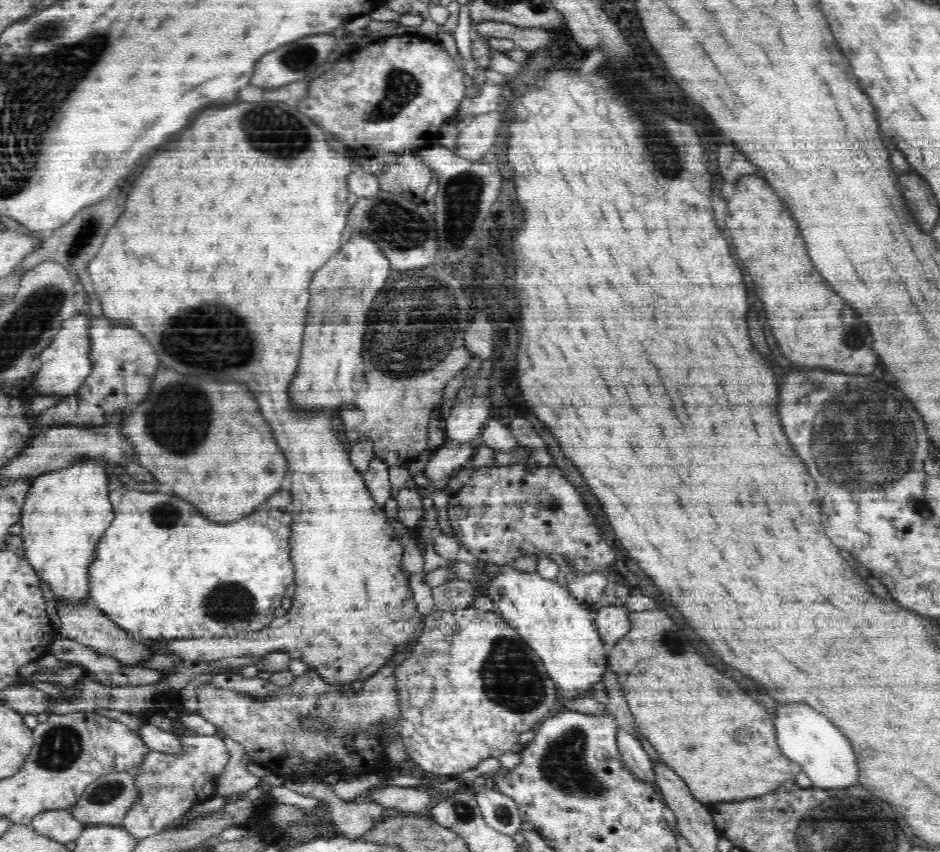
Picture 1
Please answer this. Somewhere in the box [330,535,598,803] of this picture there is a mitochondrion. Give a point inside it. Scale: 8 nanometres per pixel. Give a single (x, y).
(510, 677)

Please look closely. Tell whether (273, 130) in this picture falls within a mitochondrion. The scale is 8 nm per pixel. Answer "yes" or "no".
yes

